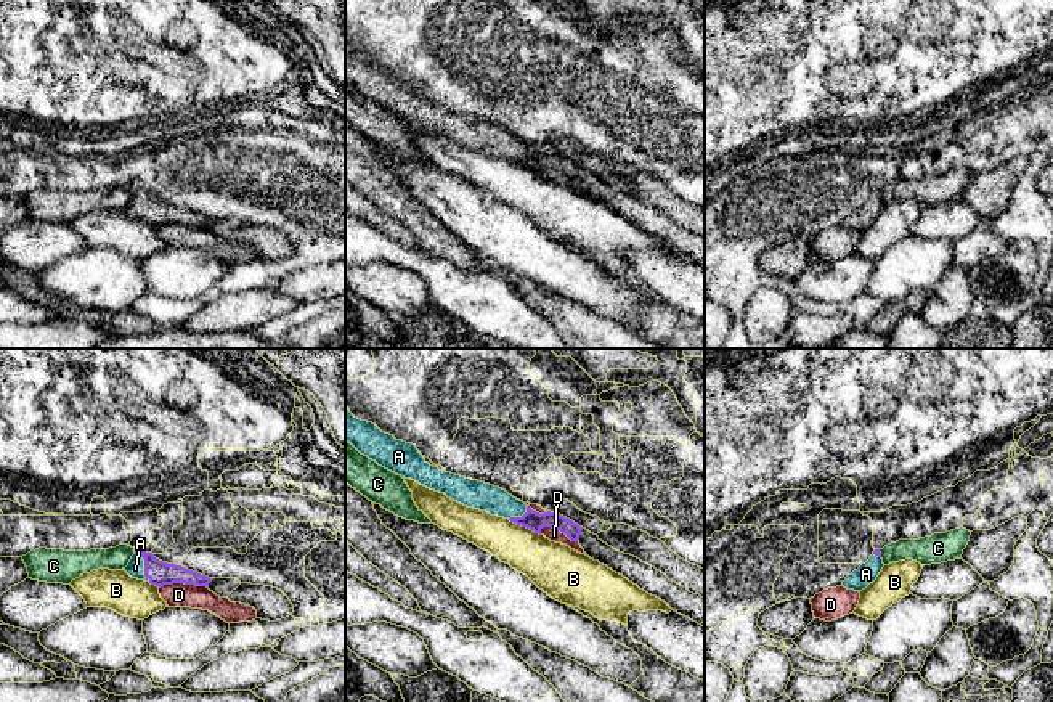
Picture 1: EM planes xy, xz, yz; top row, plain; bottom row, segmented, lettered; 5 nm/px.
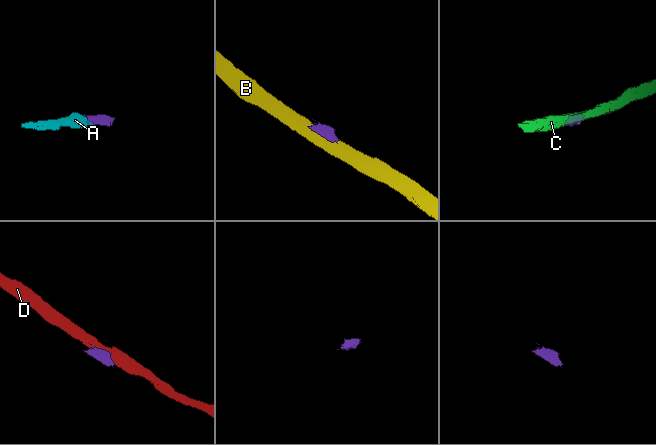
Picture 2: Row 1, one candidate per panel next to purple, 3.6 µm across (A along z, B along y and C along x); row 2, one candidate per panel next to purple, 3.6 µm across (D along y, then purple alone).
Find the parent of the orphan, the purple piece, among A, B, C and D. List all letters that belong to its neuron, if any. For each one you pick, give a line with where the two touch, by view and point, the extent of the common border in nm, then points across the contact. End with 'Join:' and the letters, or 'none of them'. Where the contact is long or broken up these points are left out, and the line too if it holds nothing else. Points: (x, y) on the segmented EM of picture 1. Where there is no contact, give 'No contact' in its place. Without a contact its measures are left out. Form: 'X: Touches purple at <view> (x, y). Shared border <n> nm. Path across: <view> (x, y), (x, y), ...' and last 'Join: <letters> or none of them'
A: Touches purple at xy (145, 566). Shared border 160 nm. Path across: xy (159, 574), (145, 566), (135, 569)
Join: A

